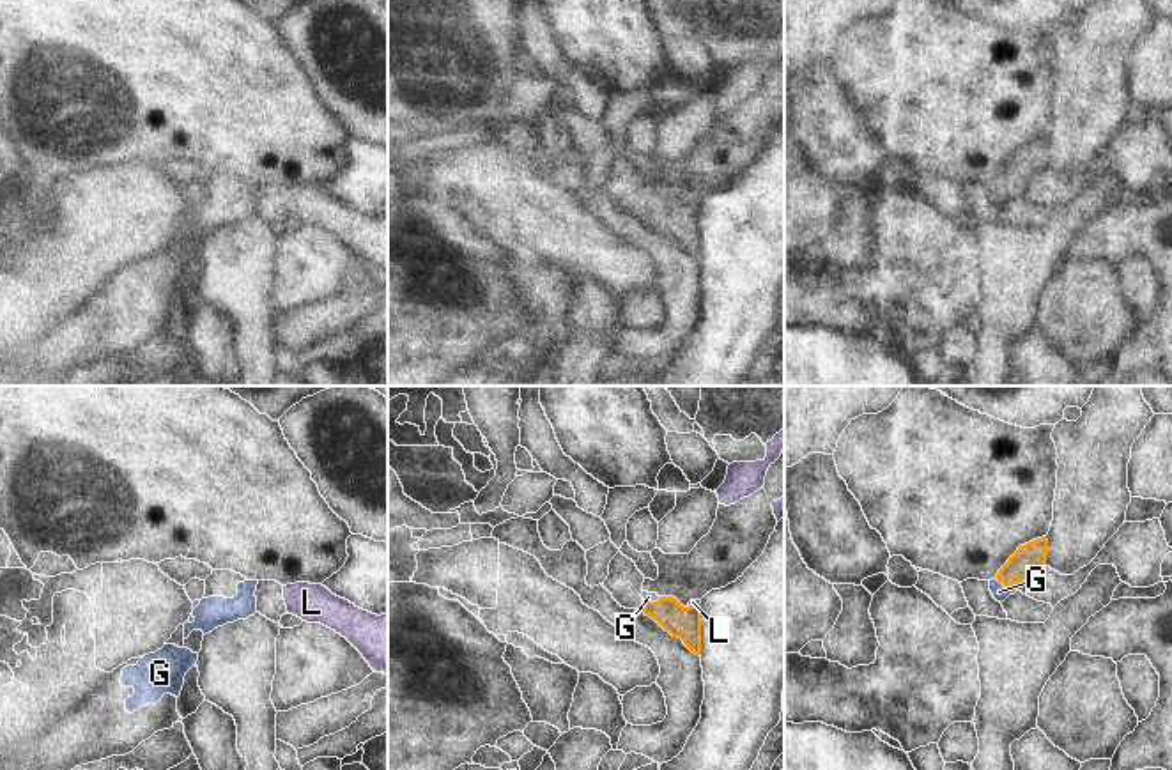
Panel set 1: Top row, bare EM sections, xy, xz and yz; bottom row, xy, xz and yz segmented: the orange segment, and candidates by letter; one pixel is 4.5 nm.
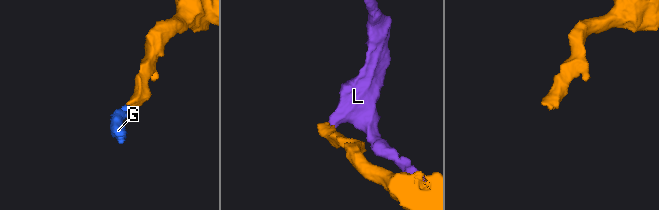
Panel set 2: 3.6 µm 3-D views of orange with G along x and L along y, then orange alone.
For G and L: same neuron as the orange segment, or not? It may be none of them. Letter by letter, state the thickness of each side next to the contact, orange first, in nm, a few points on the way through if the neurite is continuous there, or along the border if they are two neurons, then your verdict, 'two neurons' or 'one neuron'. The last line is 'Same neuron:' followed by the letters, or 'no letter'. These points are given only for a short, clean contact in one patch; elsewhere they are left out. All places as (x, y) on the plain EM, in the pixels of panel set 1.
G: calibres 120 and 70 nm; way yz (1033, 158), (1008, 190), (999, 195); one neuron
L: calibres 150 and 30 nm; border xz (698, 207), (687, 211); two neurons
Same neuron: G

